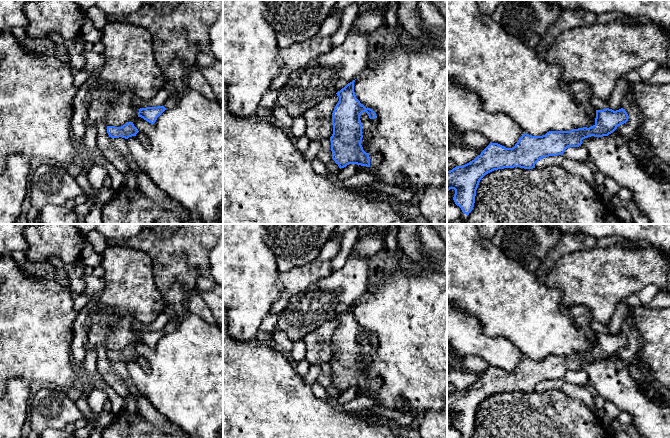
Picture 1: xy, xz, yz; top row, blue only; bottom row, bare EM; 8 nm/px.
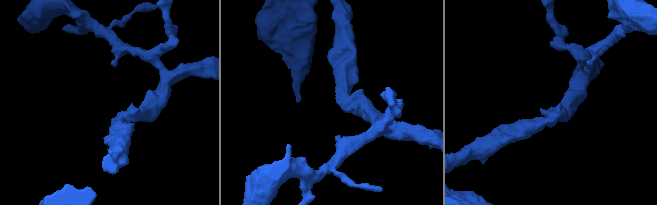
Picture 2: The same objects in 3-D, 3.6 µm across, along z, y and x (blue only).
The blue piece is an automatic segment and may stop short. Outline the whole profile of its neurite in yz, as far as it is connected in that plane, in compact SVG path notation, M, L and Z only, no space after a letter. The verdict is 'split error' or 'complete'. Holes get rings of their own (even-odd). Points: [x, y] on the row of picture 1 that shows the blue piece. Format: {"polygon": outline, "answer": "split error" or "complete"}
{"polygon": "M606 108L603 110L596 110L595 124L589 128L583 127L572 129L570 131L549 131L542 136L532 136L524 133L512 148L506 148L498 143L490 142L490 144L474 160L447 171L447 193L450 189L455 190L453 200L462 210L459 224L469 224L468 215L474 207L476 190L480 180L486 174L504 168L520 167L524 169L533 169L540 159L549 156L563 155L568 147L581 146L582 140L585 138L591 136L608 136L613 133L618 126L626 123L628 119L629 116L623 108L616 111Z", "answer": "split error"}

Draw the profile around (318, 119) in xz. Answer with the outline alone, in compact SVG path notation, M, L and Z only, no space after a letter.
M334 94L305 111L302 117L305 135L310 142L330 139L333 134L332 113L338 101L339 97Z

